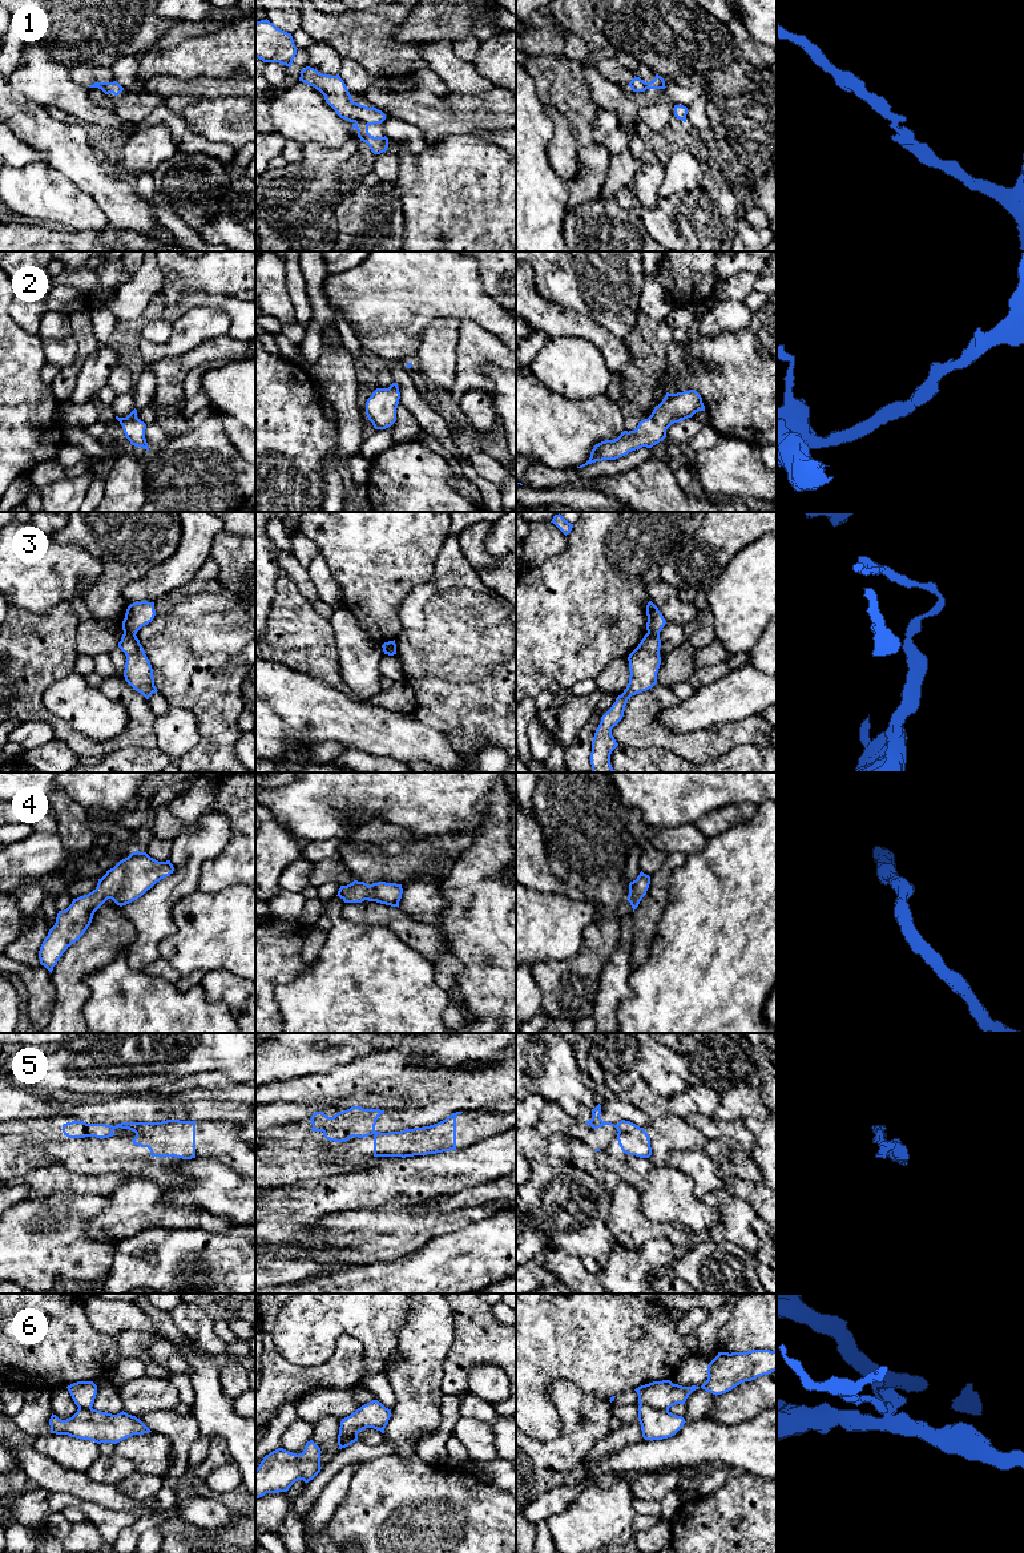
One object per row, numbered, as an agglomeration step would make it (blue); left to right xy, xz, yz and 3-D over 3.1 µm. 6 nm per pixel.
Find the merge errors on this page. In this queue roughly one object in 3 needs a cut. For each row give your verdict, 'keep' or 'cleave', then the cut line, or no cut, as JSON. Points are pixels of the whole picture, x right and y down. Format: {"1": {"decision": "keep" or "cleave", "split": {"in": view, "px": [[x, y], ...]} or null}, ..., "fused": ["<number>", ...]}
{"1": {"decision": "cleave", "split": {"in": "xz", "px": [[355, 121], [363, 121], [367, 125]]}}, "2": {"decision": "keep", "split": null}, "3": {"decision": "cleave", "split": {"in": "xy", "px": [[124, 632], [134, 634]]}}, "4": {"decision": "keep", "split": null}, "5": {"decision": "cleave", "split": {"in": "xz", "px": [[379, 1132], [375, 1134]]}}, "6": {"decision": "cleave", "split": {"in": "yz", "px": [[640, 1404], [668, 1411]]}}, "fused": ["1", "3", "5", "6"]}

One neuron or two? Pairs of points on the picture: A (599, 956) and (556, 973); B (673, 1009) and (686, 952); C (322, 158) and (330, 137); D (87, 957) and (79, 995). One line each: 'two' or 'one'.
A: one
B: one
C: two
D: one

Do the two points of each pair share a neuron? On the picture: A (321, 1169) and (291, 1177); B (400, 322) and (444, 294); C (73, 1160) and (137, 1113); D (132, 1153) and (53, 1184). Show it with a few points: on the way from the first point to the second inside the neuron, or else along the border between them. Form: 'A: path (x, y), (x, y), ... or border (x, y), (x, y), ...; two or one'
A: path (314, 1169), (298, 1170); one
B: path (411, 311), (428, 294), (434, 294); one
C: border (154, 1121), (121, 1121), (117, 1124); two
D: border (56, 1162), (71, 1172), (89, 1174), (111, 1173); two

